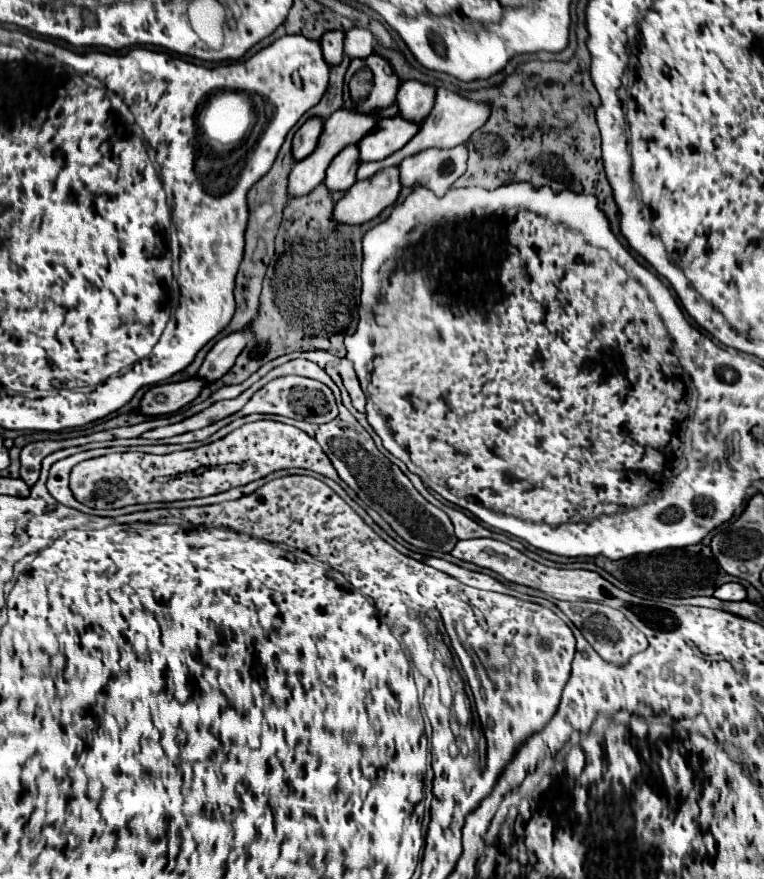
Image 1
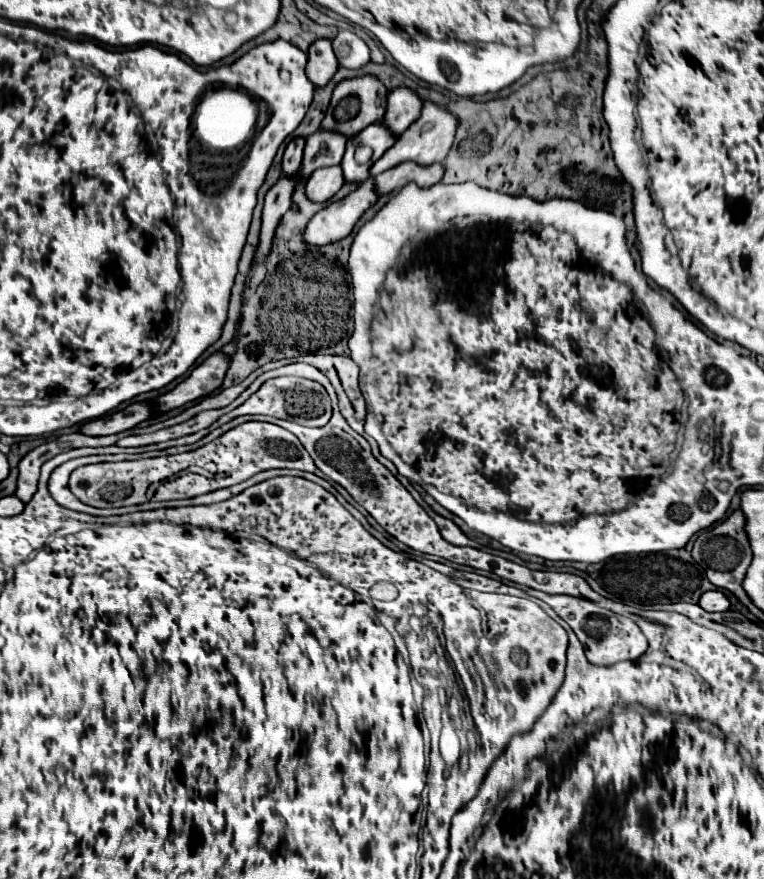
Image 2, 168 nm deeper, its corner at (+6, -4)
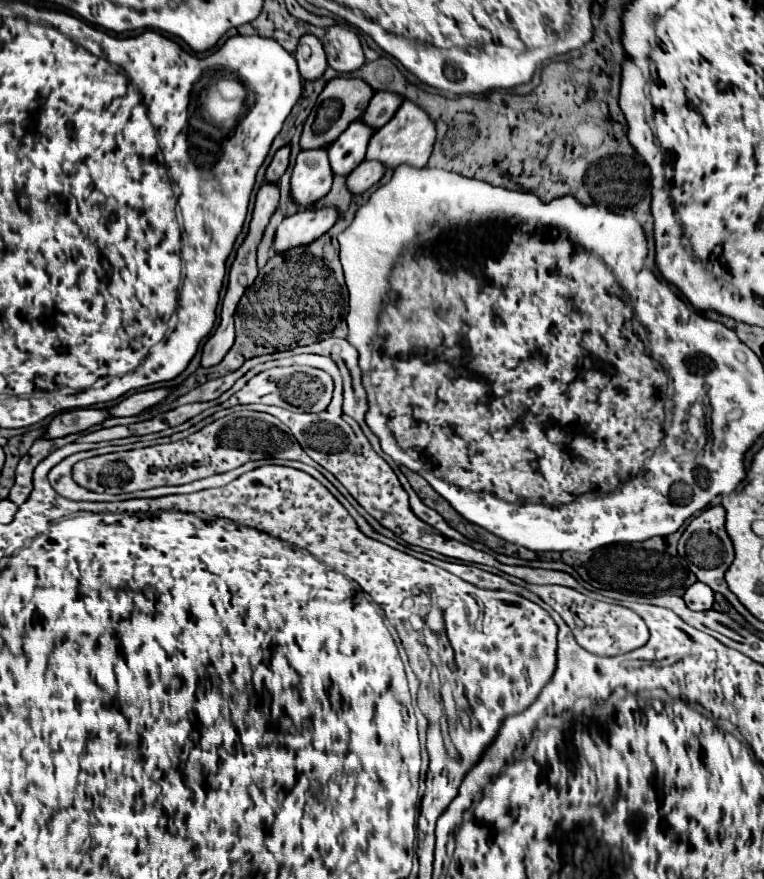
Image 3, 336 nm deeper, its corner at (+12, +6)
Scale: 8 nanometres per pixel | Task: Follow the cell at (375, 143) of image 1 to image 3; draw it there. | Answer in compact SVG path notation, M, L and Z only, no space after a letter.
M354 120L344 130L344 136L340 136L340 140L336 140L328 150L330 166L332 166L334 174L348 176L364 160L368 142L374 136L374 132L376 132L376 128L370 128L362 120Z

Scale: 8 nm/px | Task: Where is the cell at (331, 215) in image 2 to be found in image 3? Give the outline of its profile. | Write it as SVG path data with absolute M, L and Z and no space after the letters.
M334 206L306 208L296 212L294 216L288 216L276 230L274 252L286 252L290 248L314 242L316 238L326 234L338 218L340 212Z

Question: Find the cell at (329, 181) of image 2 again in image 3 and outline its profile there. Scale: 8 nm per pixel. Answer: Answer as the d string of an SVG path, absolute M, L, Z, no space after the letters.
M302 150L292 172L292 198L300 208L310 208L316 200L328 194L332 178L334 172L326 150Z

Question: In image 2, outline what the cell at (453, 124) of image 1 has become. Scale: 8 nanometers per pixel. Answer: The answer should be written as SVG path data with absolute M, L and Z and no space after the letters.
M424 102L420 118L418 118L406 132L402 132L402 134L396 138L394 146L388 148L386 154L384 154L380 160L374 162L374 166L372 166L372 170L370 170L372 176L376 176L376 174L380 174L380 172L384 172L384 170L388 170L388 168L394 168L394 166L398 166L398 164L402 164L402 162L416 162L416 164L420 164L420 166L430 166L430 164L442 162L442 160L446 158L452 142L454 142L456 126L458 126L458 120L456 120L452 114L448 114L446 110L438 108L438 106L432 104L432 102Z

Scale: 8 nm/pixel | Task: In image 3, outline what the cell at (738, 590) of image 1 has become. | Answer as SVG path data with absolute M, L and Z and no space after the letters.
M696 582L692 584L686 594L684 594L684 602L688 608L700 612L700 610L710 610L714 604L714 592L712 588L708 588L704 582Z

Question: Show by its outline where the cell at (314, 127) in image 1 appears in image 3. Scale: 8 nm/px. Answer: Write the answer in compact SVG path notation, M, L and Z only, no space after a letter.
M282 146L276 154L274 154L274 158L272 158L272 162L270 162L270 166L268 166L268 170L266 170L266 180L268 182L278 182L280 180L280 176L286 172L286 168L288 168L288 158L290 158L290 146Z

